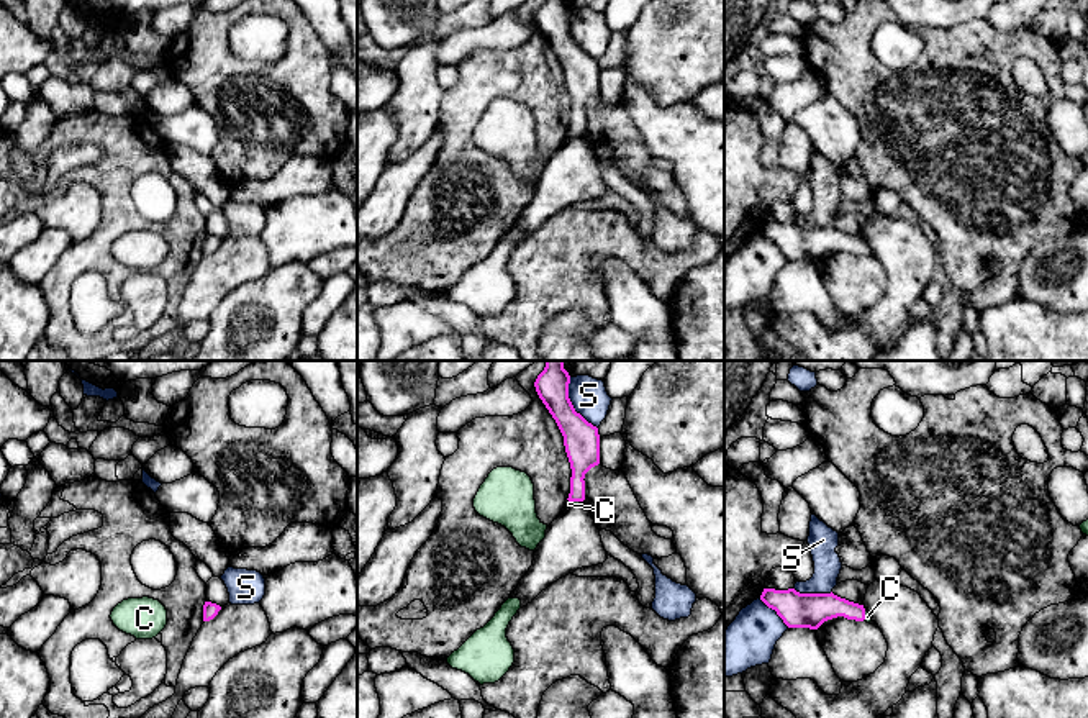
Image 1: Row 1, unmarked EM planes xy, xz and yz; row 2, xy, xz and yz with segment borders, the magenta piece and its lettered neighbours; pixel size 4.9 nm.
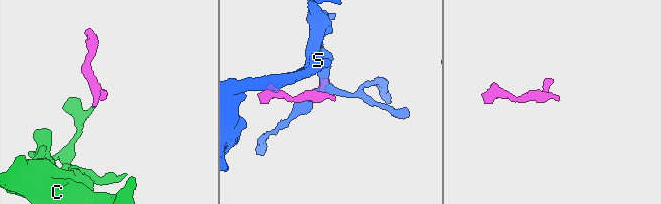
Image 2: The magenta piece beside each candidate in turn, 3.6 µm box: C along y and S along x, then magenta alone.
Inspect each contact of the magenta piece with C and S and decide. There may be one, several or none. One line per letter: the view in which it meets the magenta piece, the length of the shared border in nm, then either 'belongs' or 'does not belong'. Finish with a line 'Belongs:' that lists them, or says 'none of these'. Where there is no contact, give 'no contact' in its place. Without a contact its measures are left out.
C: xz | 60 nm | belongs
S: xz | 300 nm | does not belong
Belongs: C

